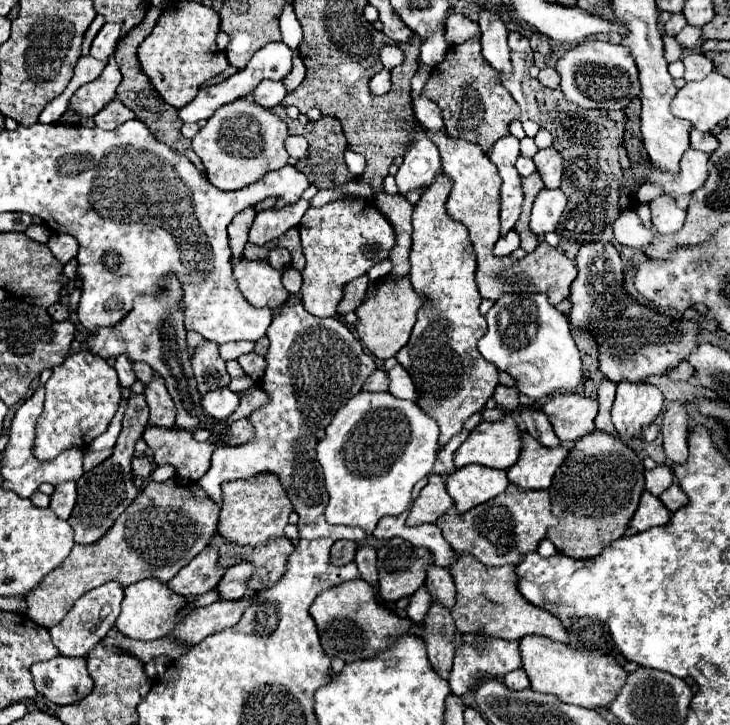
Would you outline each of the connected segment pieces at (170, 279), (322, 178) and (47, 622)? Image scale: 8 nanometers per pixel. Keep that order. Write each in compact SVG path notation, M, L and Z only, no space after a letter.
M169 273L163 279L161 293L155 295L137 295L133 309L113 327L99 327L95 333L87 339L87 349L93 355L99 355L103 359L117 359L119 355L127 355L131 361L143 361L153 367L155 373L159 373L165 379L167 391L175 401L177 407L177 419L175 425L179 429L199 429L205 427L213 433L217 439L225 439L227 421L215 421L213 417L207 417L199 411L199 397L193 369L191 369L191 357L185 343L185 325L183 325L183 311L179 307L179 301L183 299L183 289L179 279Z
M277 105L271 109L277 117L283 117L283 121L287 123L289 127L289 133L293 135L303 135L307 141L309 141L309 151L307 151L307 157L305 161L299 159L297 161L297 169L301 169L307 179L317 187L317 189L331 189L335 185L341 185L343 181L349 181L351 177L347 177L347 167L343 165L343 149L347 147L347 139L341 131L341 123L335 119L335 117L321 117L319 121L309 121L309 123L301 123L297 119L289 119L287 113L285 113L285 107L283 105Z
M183 477L165 483L149 481L129 509L117 517L103 539L91 545L77 543L63 565L53 569L41 581L41 585L27 597L27 615L37 625L51 629L65 617L75 599L103 583L119 581L121 587L129 587L149 577L167 583L207 547L209 537L217 529L217 517L219 507L199 485L195 487L195 481Z

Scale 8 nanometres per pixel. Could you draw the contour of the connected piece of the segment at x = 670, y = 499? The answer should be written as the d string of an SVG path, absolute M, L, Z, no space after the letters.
M673 483L667 491L663 491L661 495L659 495L659 499L663 501L663 505L667 505L667 509L673 513L673 511L677 511L679 507L683 507L685 503L687 503L687 495L681 491L681 487L677 485L677 483Z

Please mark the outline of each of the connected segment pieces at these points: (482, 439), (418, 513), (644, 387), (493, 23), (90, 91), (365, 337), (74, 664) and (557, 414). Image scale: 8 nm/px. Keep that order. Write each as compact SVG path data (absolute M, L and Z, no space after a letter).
M505 415L503 421L495 421L495 423L481 421L469 433L467 441L455 451L455 467L461 469L465 465L475 463L475 465L485 465L485 467L493 467L493 469L507 469L519 459L519 451L521 451L519 425L515 423L515 419L511 415Z
M429 475L429 483L421 489L419 497L415 499L409 517L405 521L407 527L423 525L423 523L437 523L441 515L449 511L453 499L445 489L445 481L441 475Z
M617 383L617 395L611 409L613 425L623 443L641 439L645 425L653 423L663 407L663 395L649 383Z
M481 7L479 11L479 27L481 27L481 45L483 57L491 63L495 71L501 75L511 71L509 63L509 45L507 45L507 27L499 13Z
M111 57L109 63L105 65L103 73L91 81L85 83L83 87L79 87L75 91L75 95L71 97L69 109L77 111L81 117L93 117L97 115L111 99L115 99L115 89L121 83L121 71L115 63L115 59Z
M409 275L399 281L391 281L391 279L379 281L375 285L375 293L369 295L363 301L363 305L359 305L359 309L355 311L355 315L359 317L355 325L359 339L375 357L379 359L393 357L401 347L407 345L413 323L415 323L415 313L421 305L423 305L423 297L411 289Z
M57 655L31 667L37 693L55 705L71 705L81 701L93 689L85 657Z
M577 393L555 395L543 405L543 413L551 419L559 441L573 443L595 429L593 419L597 417L597 401Z

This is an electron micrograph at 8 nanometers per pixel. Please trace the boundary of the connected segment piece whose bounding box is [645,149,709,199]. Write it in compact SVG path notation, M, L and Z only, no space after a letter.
M687 149L685 155L681 157L679 173L669 173L651 165L645 183L659 185L663 193L673 199L689 195L695 189L699 189L699 185L703 185L703 181L707 179L707 157L709 155L703 151Z

